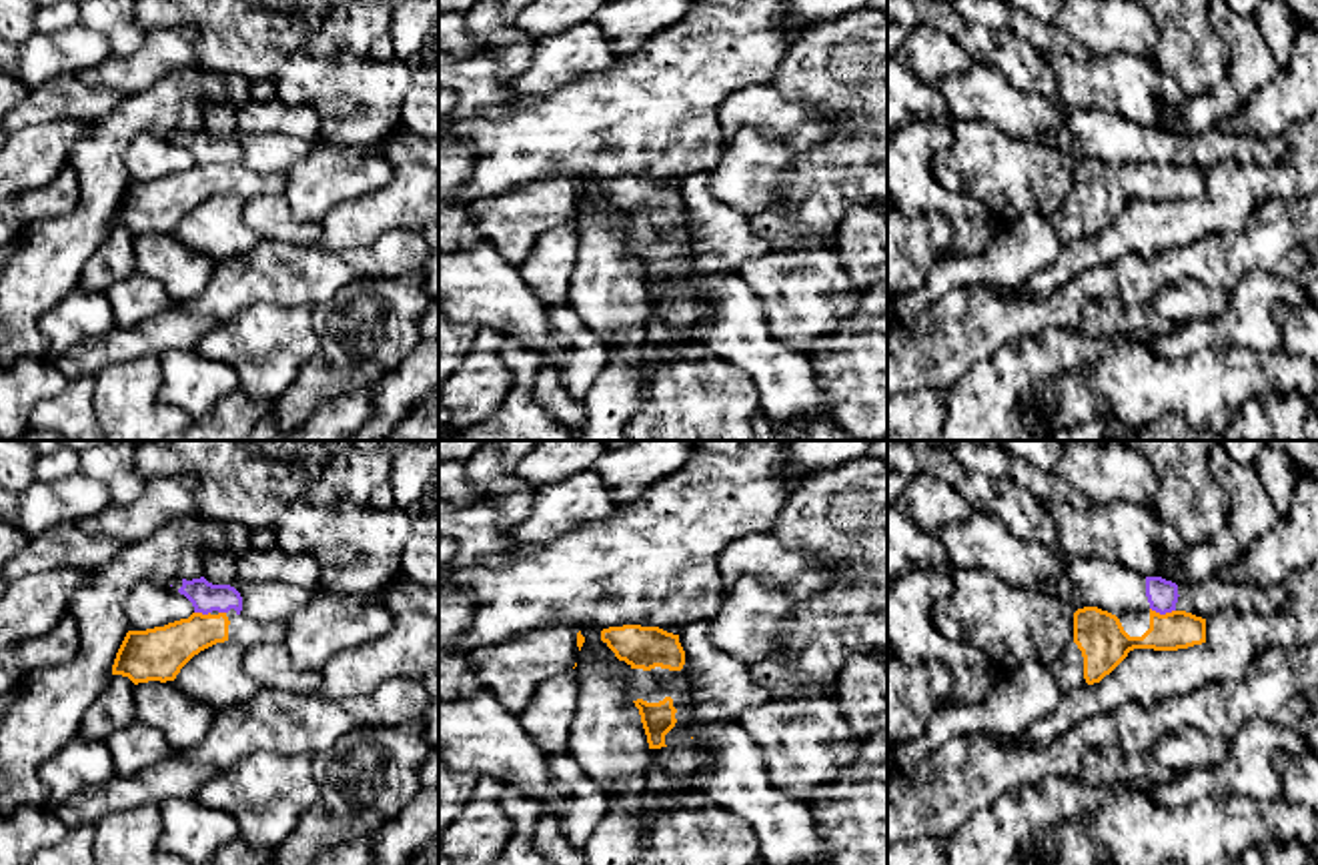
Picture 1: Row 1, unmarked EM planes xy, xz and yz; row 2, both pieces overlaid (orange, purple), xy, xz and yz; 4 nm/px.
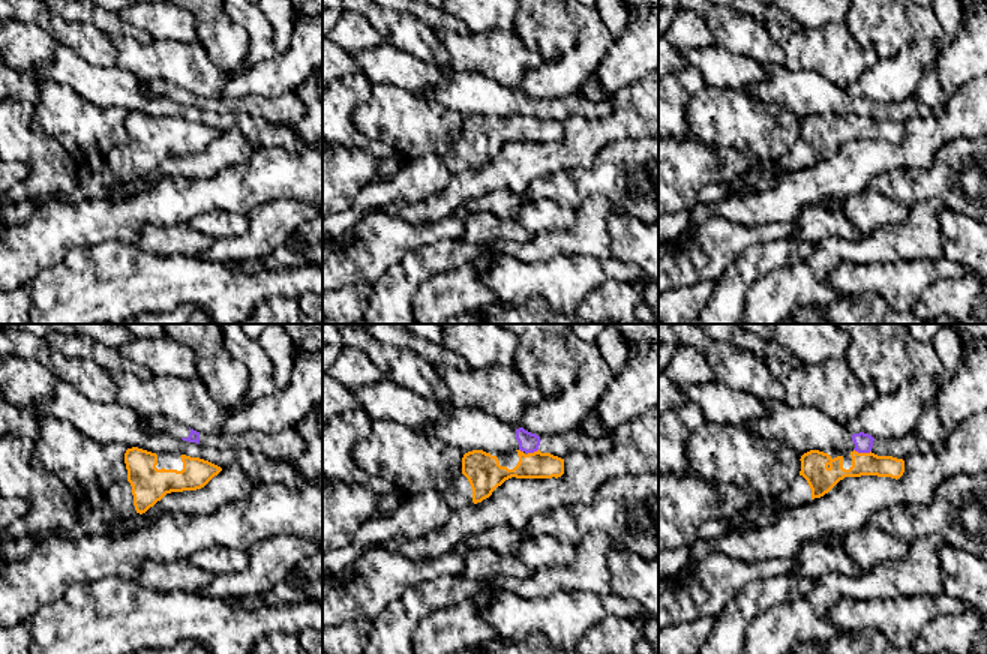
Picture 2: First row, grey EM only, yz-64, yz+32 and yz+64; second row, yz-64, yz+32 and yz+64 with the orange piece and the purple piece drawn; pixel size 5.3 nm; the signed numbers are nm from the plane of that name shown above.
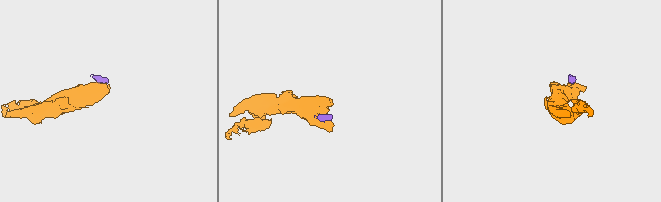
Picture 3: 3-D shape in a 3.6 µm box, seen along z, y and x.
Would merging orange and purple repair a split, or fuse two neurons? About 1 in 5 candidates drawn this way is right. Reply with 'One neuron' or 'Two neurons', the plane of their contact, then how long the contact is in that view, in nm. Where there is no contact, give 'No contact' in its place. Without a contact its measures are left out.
Two neurons. Touches orange in yz. Shared border 110 nm

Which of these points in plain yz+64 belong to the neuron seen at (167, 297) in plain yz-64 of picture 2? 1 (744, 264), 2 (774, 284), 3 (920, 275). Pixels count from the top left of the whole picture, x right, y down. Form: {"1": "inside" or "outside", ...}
{"1": "inside", "2": "outside", "3": "inside"}

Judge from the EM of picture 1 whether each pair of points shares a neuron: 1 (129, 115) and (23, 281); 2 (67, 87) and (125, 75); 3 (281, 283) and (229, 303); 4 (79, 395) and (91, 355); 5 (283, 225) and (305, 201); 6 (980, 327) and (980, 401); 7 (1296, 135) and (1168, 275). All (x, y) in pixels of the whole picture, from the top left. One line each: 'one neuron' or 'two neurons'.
1: one neuron
2: two neurons
3: one neuron
4: two neurons
5: two neurons
6: two neurons
7: two neurons

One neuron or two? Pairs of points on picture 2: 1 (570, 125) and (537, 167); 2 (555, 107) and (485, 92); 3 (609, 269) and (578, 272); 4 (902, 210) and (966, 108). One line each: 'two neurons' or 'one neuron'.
1: one neuron
2: one neuron
3: one neuron
4: two neurons

